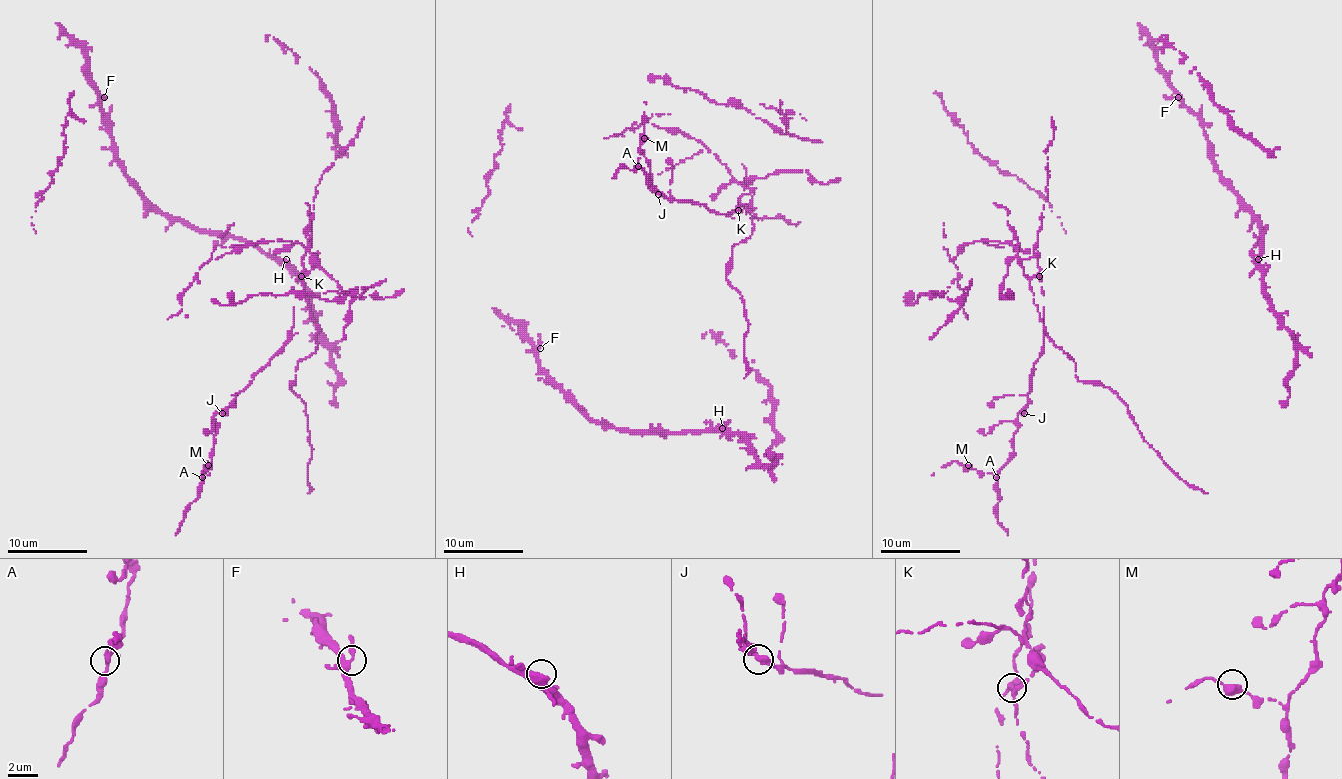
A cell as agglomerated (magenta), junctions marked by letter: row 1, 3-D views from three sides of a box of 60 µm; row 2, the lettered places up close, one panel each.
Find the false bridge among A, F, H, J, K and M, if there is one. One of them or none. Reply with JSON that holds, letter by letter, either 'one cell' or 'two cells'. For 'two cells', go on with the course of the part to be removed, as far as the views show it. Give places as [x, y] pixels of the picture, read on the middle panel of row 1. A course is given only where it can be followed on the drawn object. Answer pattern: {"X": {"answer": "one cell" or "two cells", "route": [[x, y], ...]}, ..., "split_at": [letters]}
{"A": {"answer": "one cell"}, "F": {"answer": "one cell"}, "H": {"answer": "one cell"}, "J": {"answer": "one cell"}, "K": {"answer": "two cells"}, "M": {"answer": "one cell"}, "split_at": ["K"]}

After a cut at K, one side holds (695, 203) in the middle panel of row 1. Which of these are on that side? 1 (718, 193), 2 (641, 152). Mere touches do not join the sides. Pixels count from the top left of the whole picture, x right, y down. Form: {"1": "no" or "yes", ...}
{"1": "no", "2": "yes"}

